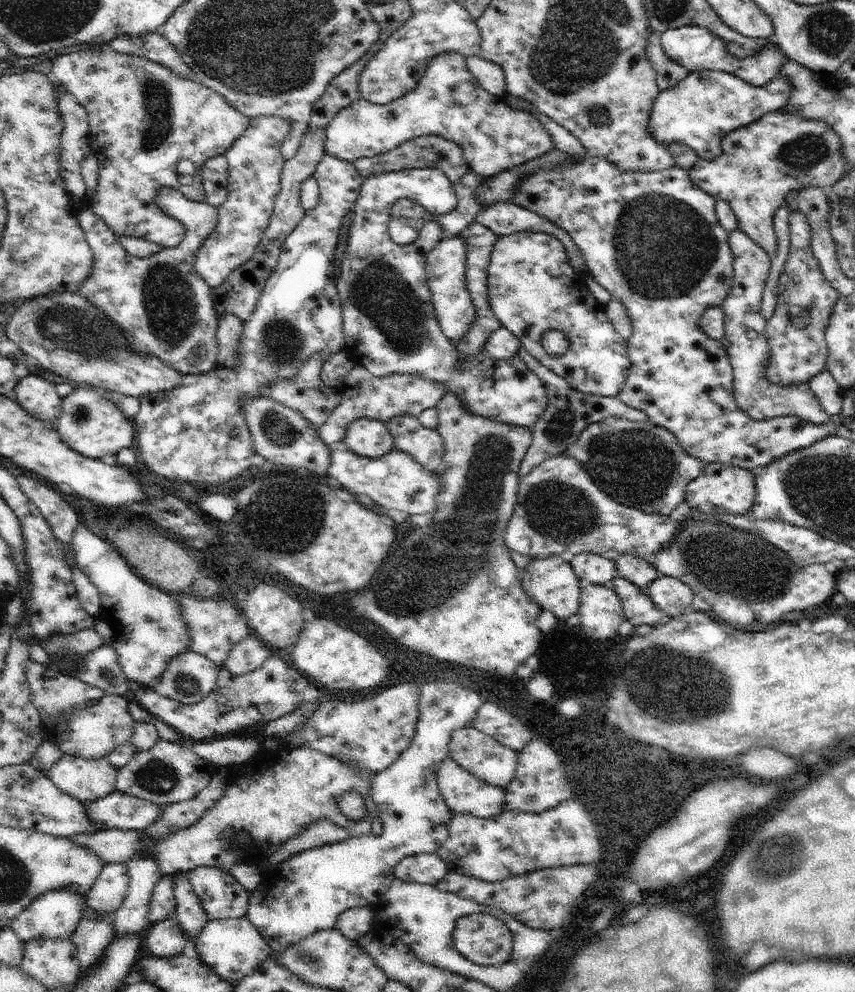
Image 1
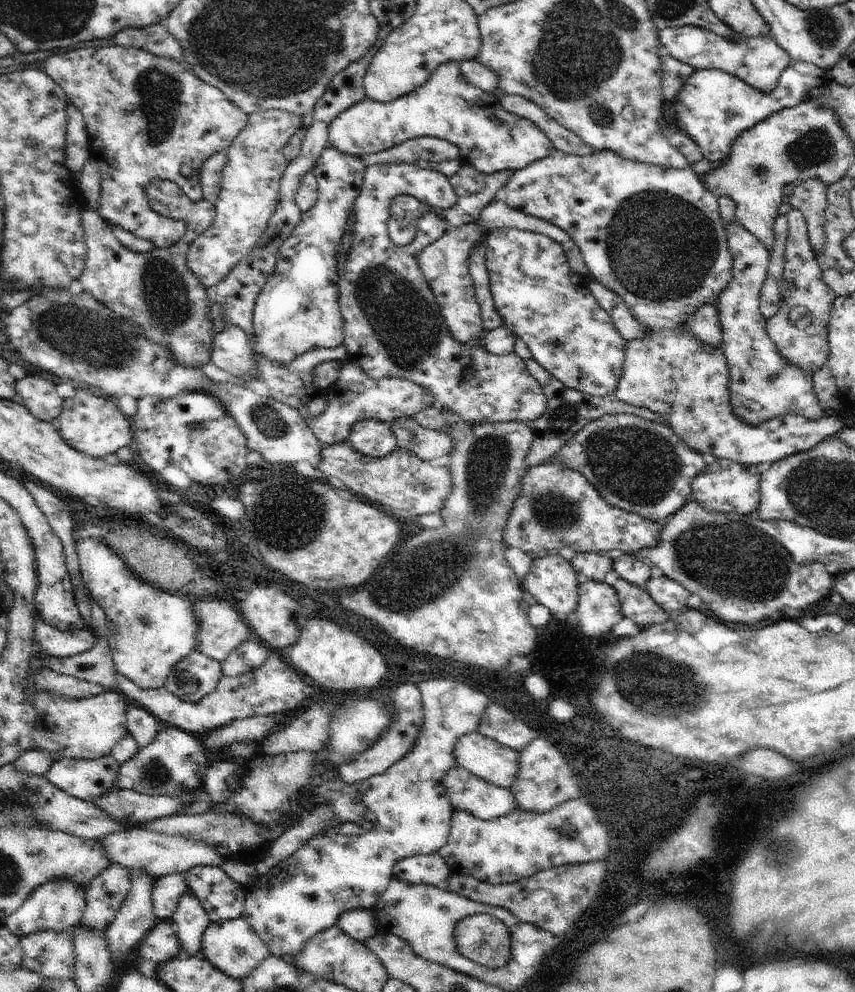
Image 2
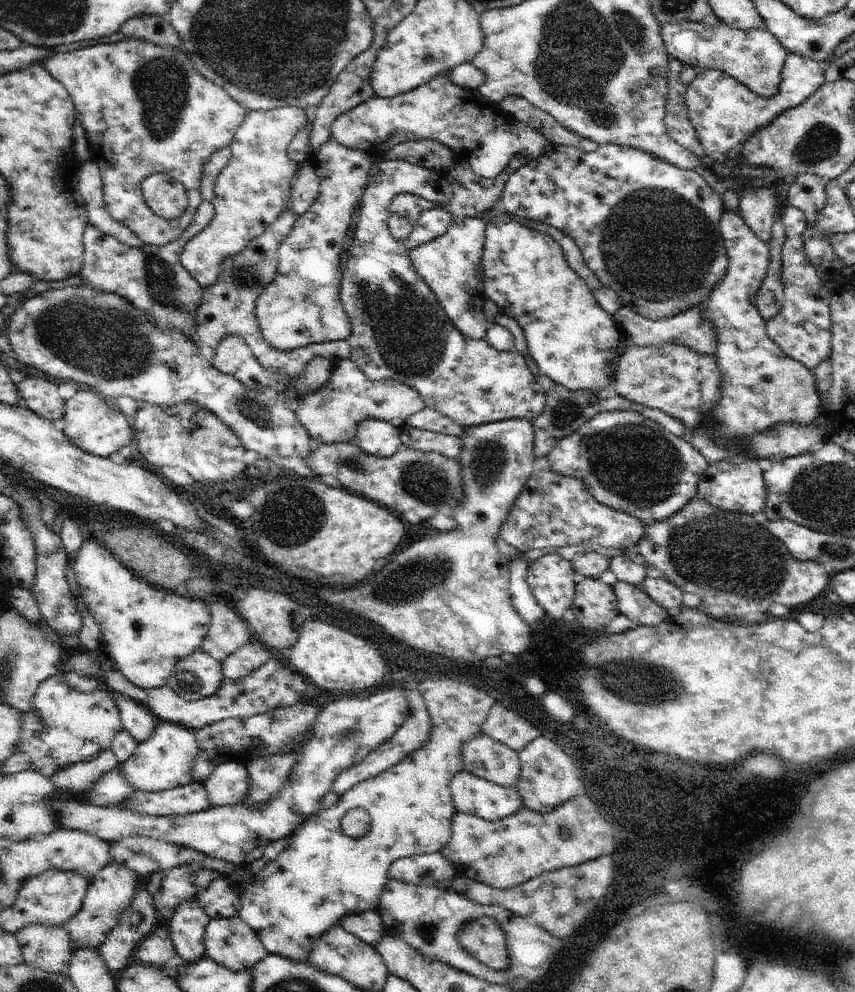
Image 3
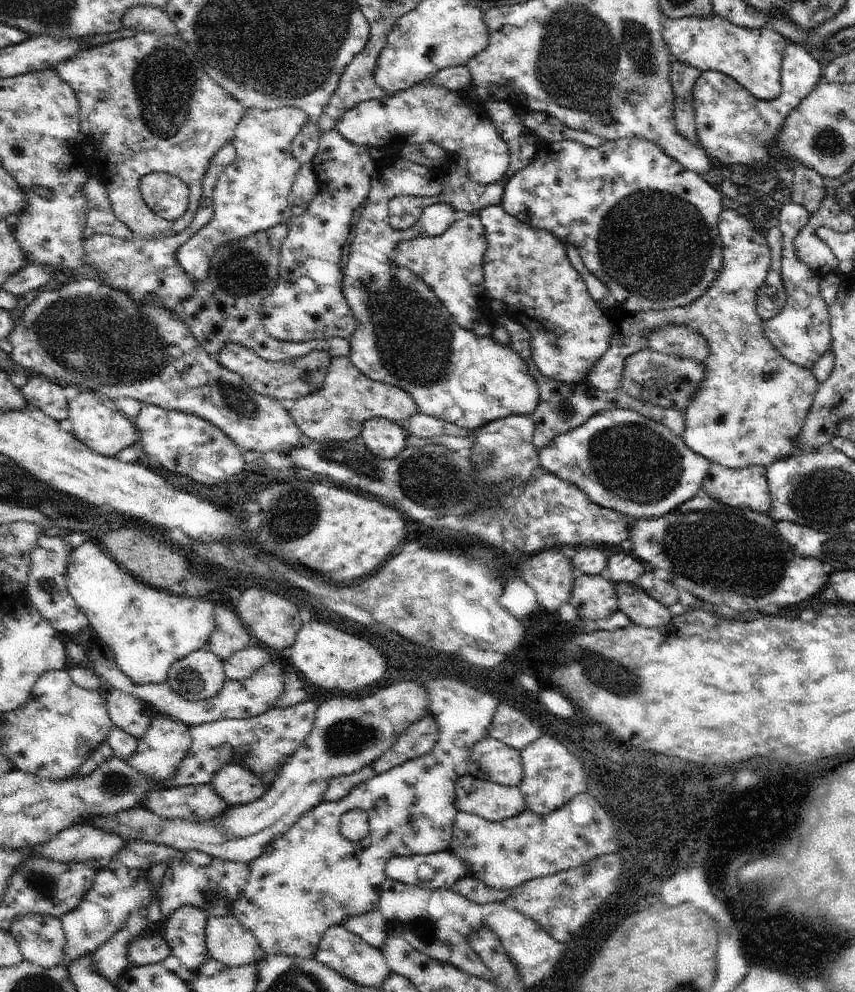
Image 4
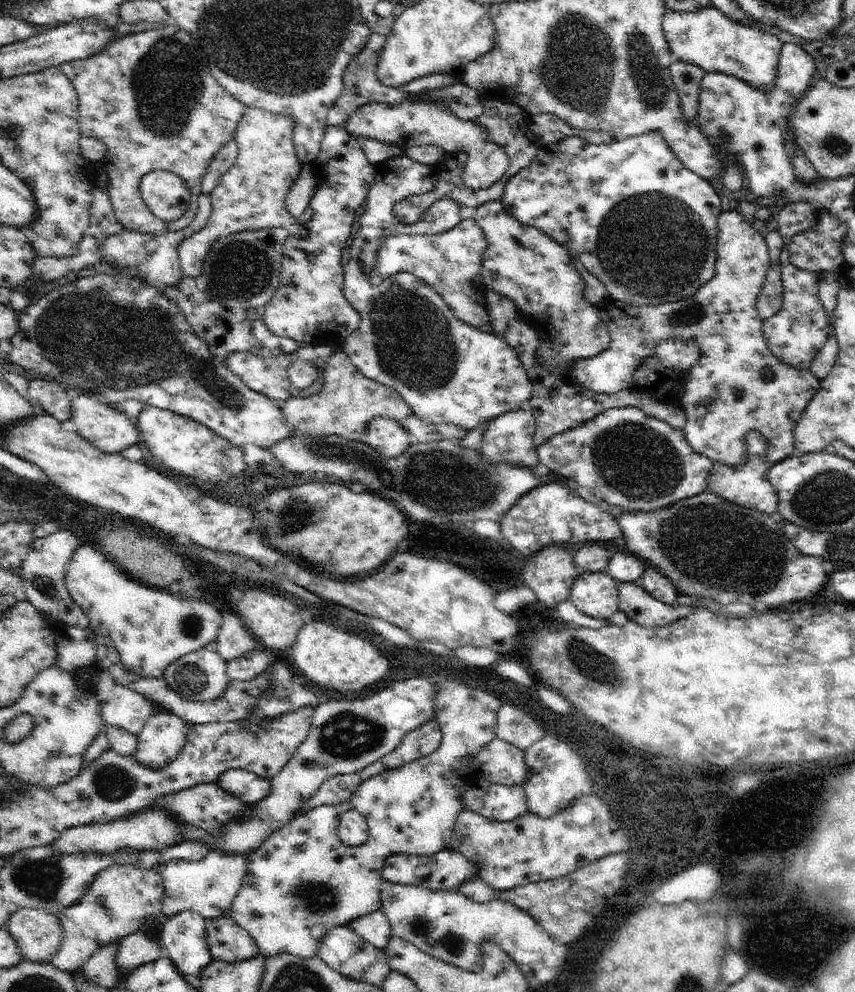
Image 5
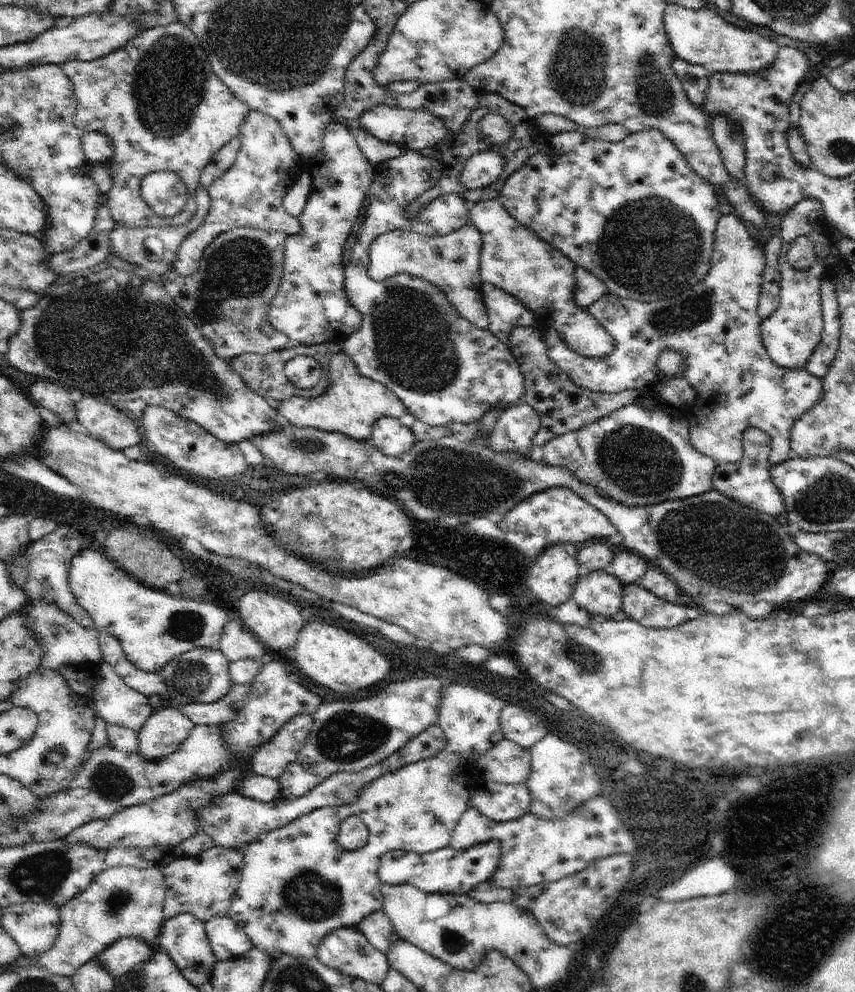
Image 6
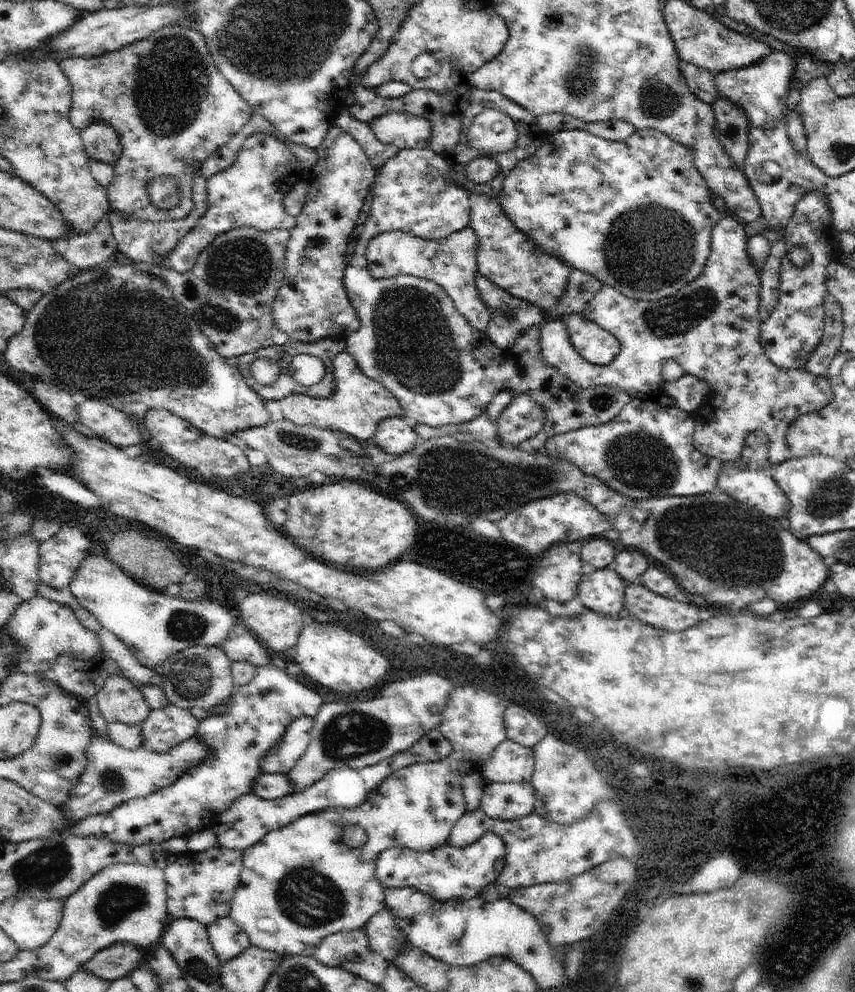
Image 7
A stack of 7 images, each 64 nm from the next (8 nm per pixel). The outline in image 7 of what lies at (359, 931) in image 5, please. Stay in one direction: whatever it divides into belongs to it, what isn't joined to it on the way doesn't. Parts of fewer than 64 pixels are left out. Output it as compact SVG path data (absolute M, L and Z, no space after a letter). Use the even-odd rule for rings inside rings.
M385 908L373 914L373 918L369 918L369 922L361 930L365 930L367 934L369 948L379 952L383 958L387 958L389 964L397 958L399 950L407 944L407 938L397 930L391 914Z

